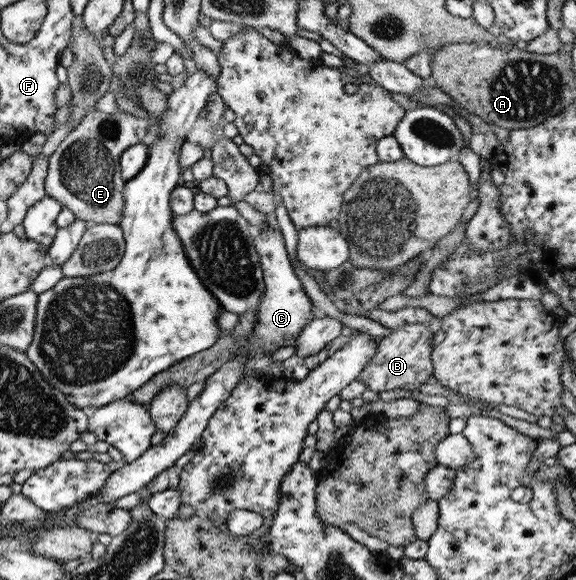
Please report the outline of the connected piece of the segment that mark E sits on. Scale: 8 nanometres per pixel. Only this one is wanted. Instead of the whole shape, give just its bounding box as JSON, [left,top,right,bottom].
[43,110,153,226]

